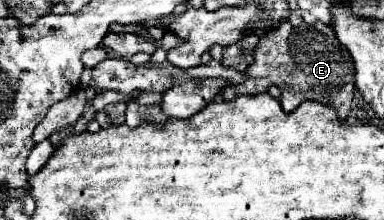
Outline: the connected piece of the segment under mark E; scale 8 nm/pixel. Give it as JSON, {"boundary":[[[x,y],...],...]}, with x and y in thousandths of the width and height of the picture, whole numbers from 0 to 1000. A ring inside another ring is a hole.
{"boundary":[[[734,95],[724,132],[693,141],[677,159],[677,186],[661,232],[661,286],[641,314],[646,350],[693,350],[708,386],[719,386],[734,432],[729,432],[729,477],[740,505],[766,505],[781,468],[792,459],[828,459],[854,486],[870,486],[880,514],[885,550],[901,550],[911,495],[917,495],[917,450],[922,450],[922,286],[911,286],[911,250],[901,214],[885,205],[875,177],[875,150],[859,114],[844,105],[818,105],[818,114],[760,114],[755,95]]]}

